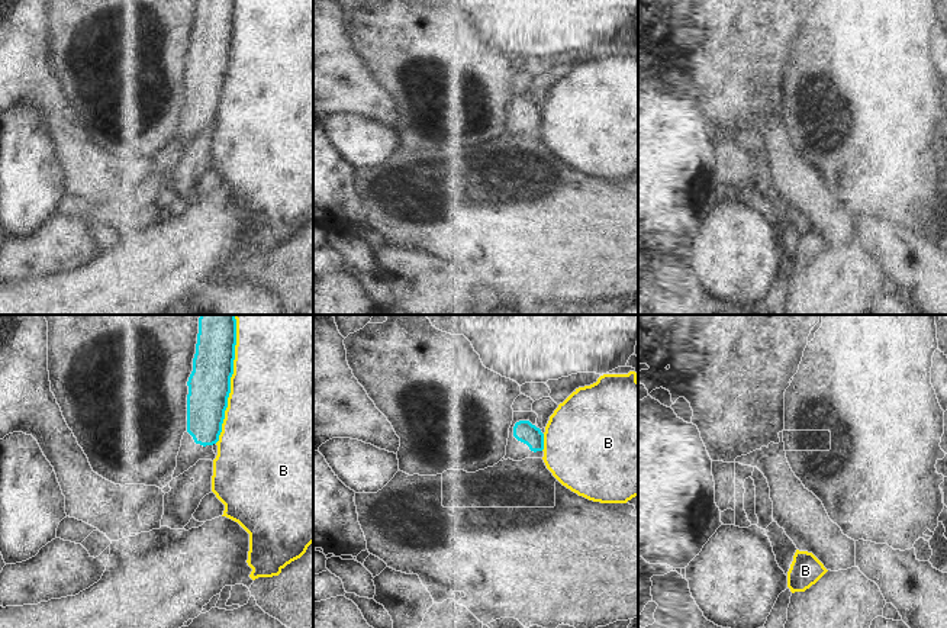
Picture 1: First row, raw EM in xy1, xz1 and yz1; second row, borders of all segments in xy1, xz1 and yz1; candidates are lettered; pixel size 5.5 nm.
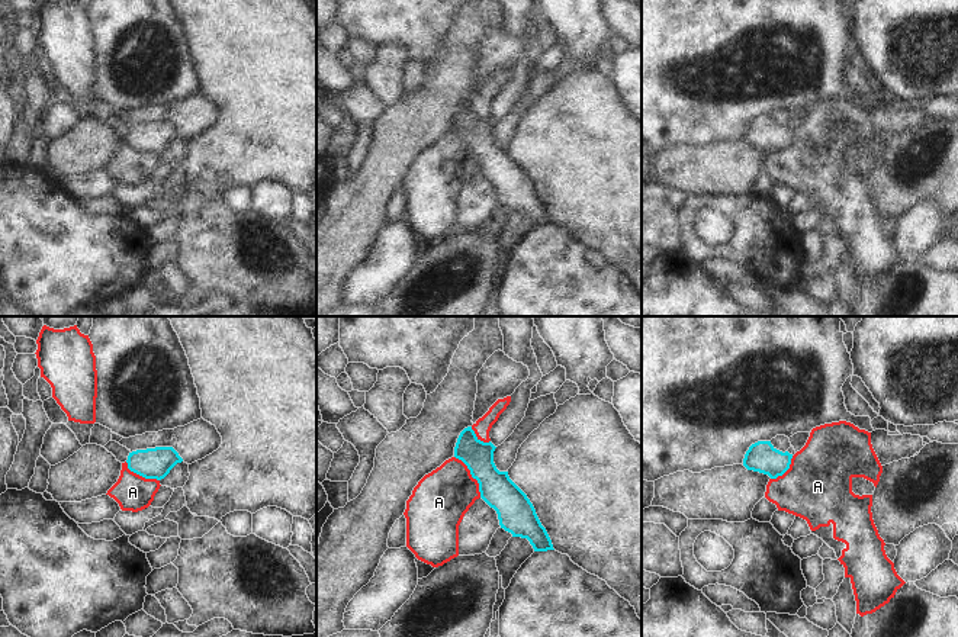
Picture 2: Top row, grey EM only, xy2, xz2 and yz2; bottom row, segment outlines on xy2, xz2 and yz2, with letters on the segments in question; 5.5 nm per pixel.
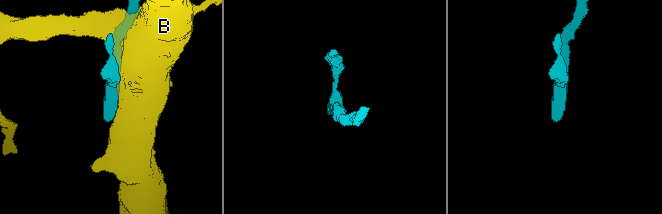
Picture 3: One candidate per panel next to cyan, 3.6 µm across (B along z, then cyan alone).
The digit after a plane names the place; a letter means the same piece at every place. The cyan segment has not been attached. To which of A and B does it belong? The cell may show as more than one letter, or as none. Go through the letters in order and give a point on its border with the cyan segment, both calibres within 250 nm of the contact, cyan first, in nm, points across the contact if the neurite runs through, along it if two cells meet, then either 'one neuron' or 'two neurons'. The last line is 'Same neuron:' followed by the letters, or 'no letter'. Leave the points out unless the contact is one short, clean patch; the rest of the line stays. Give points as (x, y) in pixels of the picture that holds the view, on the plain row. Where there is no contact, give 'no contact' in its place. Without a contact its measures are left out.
A: meets cyan in xz2 at (472, 151); 190 nm thick on the cyan side, 320 nm on the other; border along xz2 (455, 131), (476, 155), (481, 171); two neurons
B: meets cyan in xy1 at (229, 60); 240 nm thick on the cyan side, 500 nm on the other; two neurons
Same neuron: no letter

